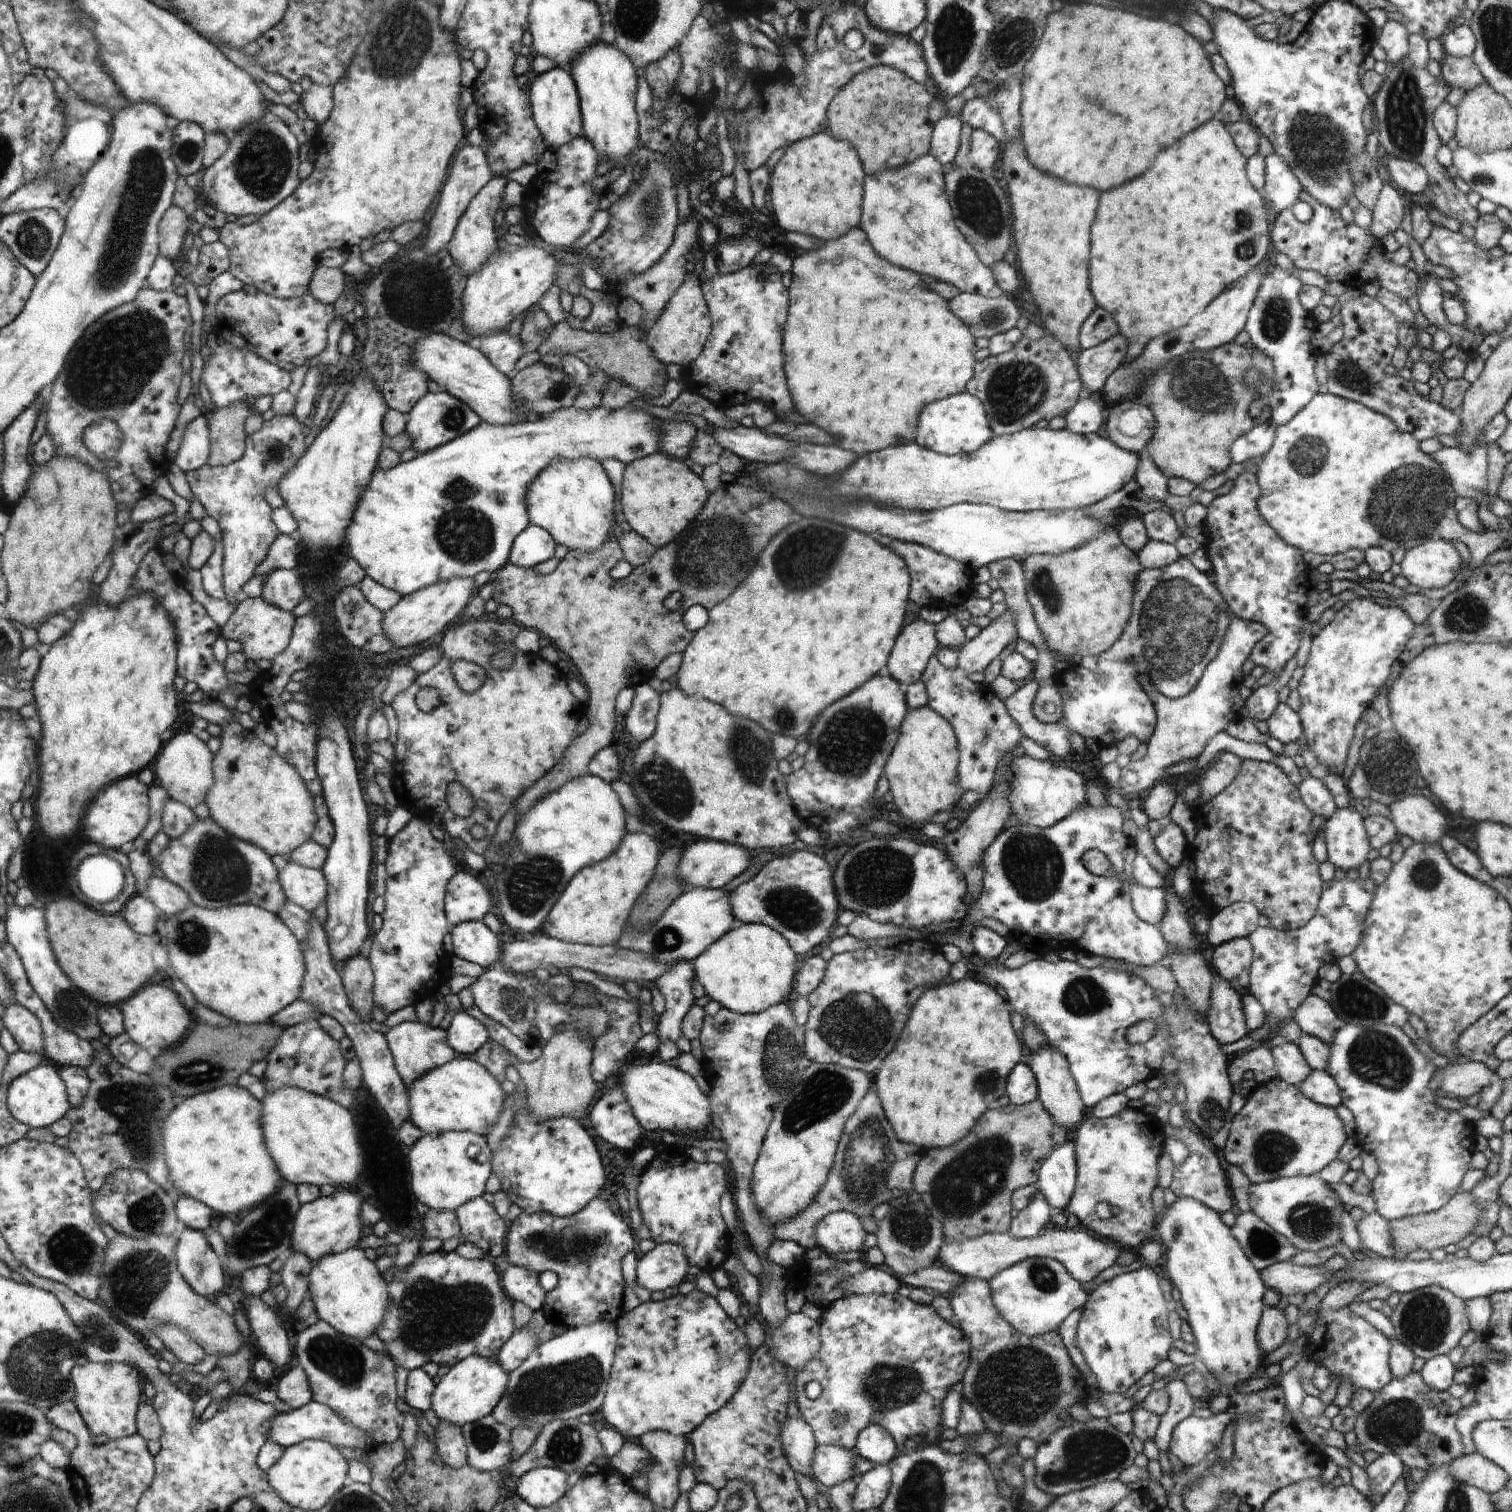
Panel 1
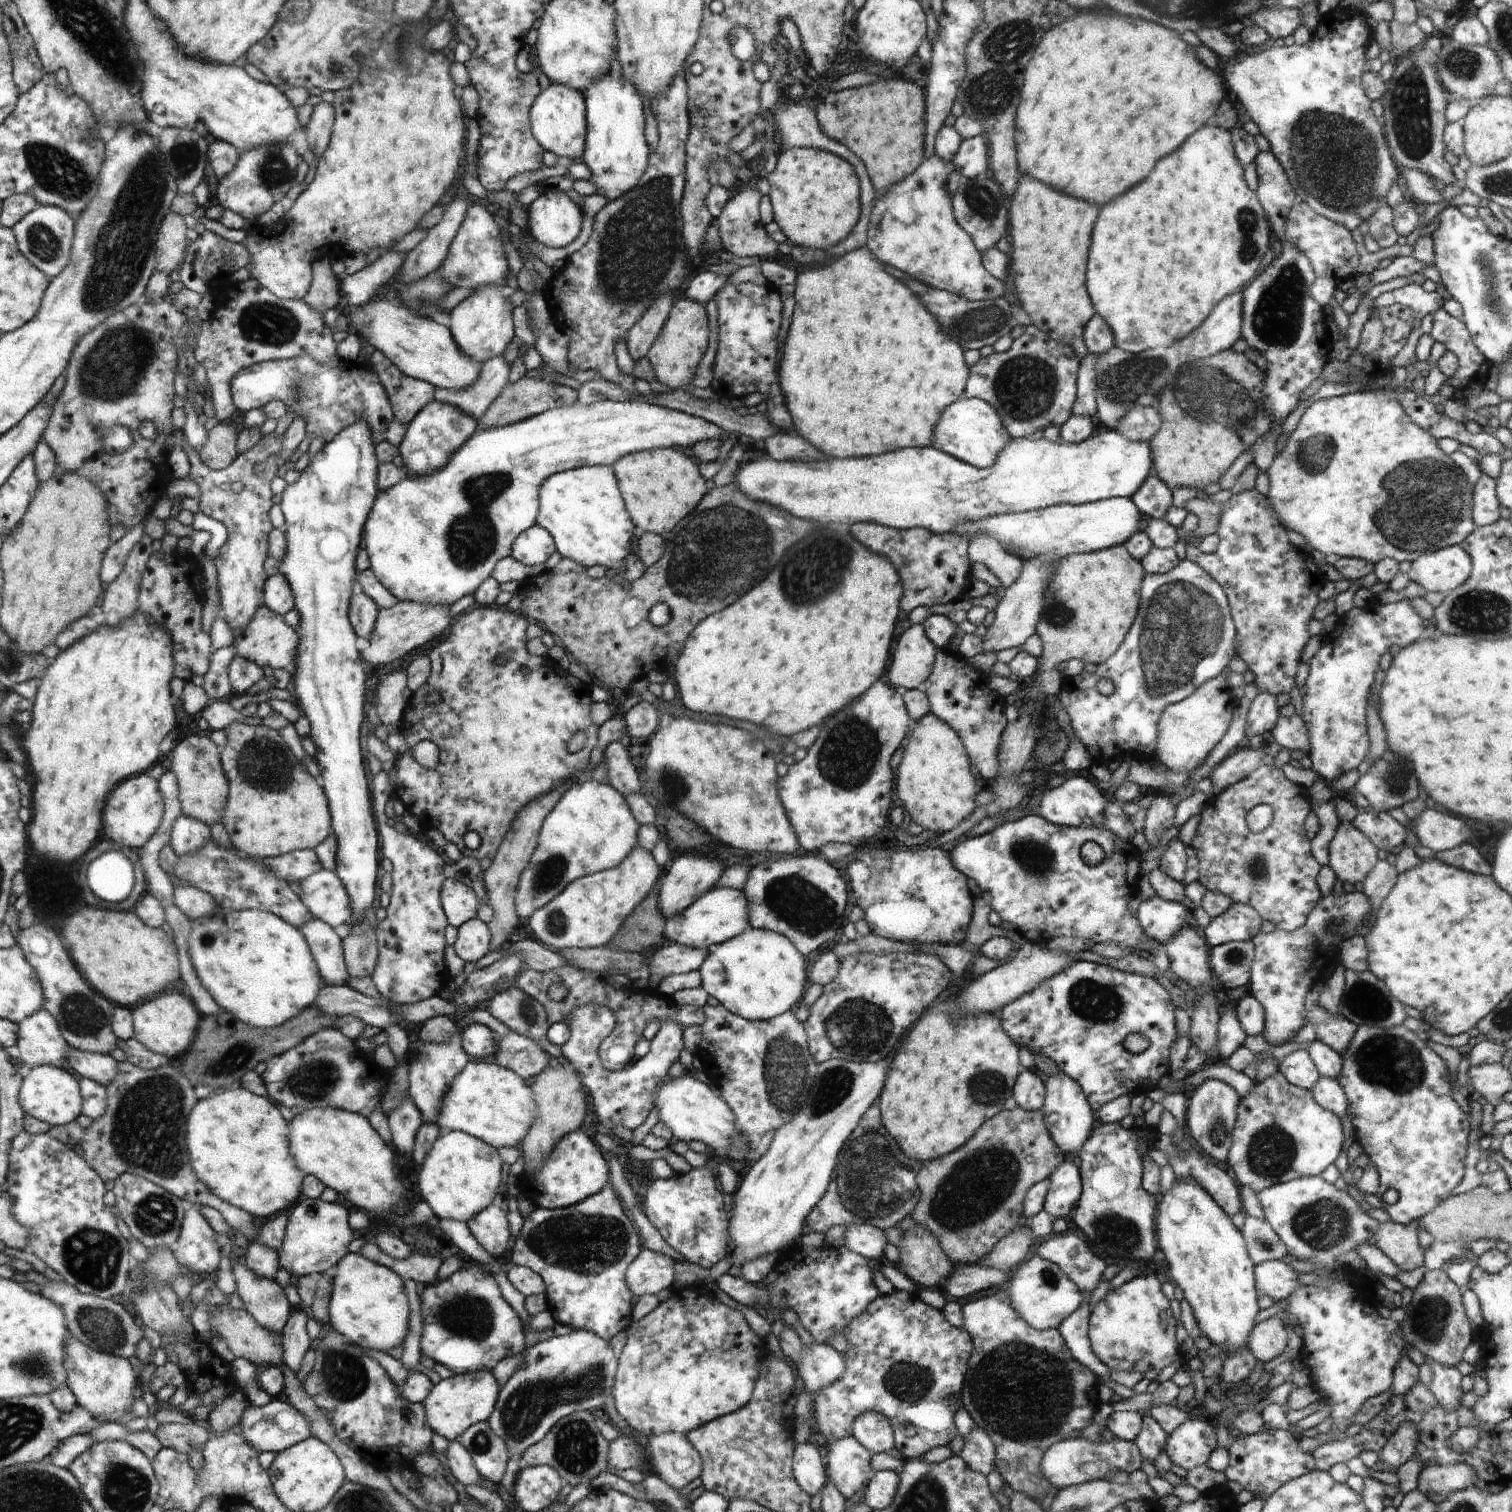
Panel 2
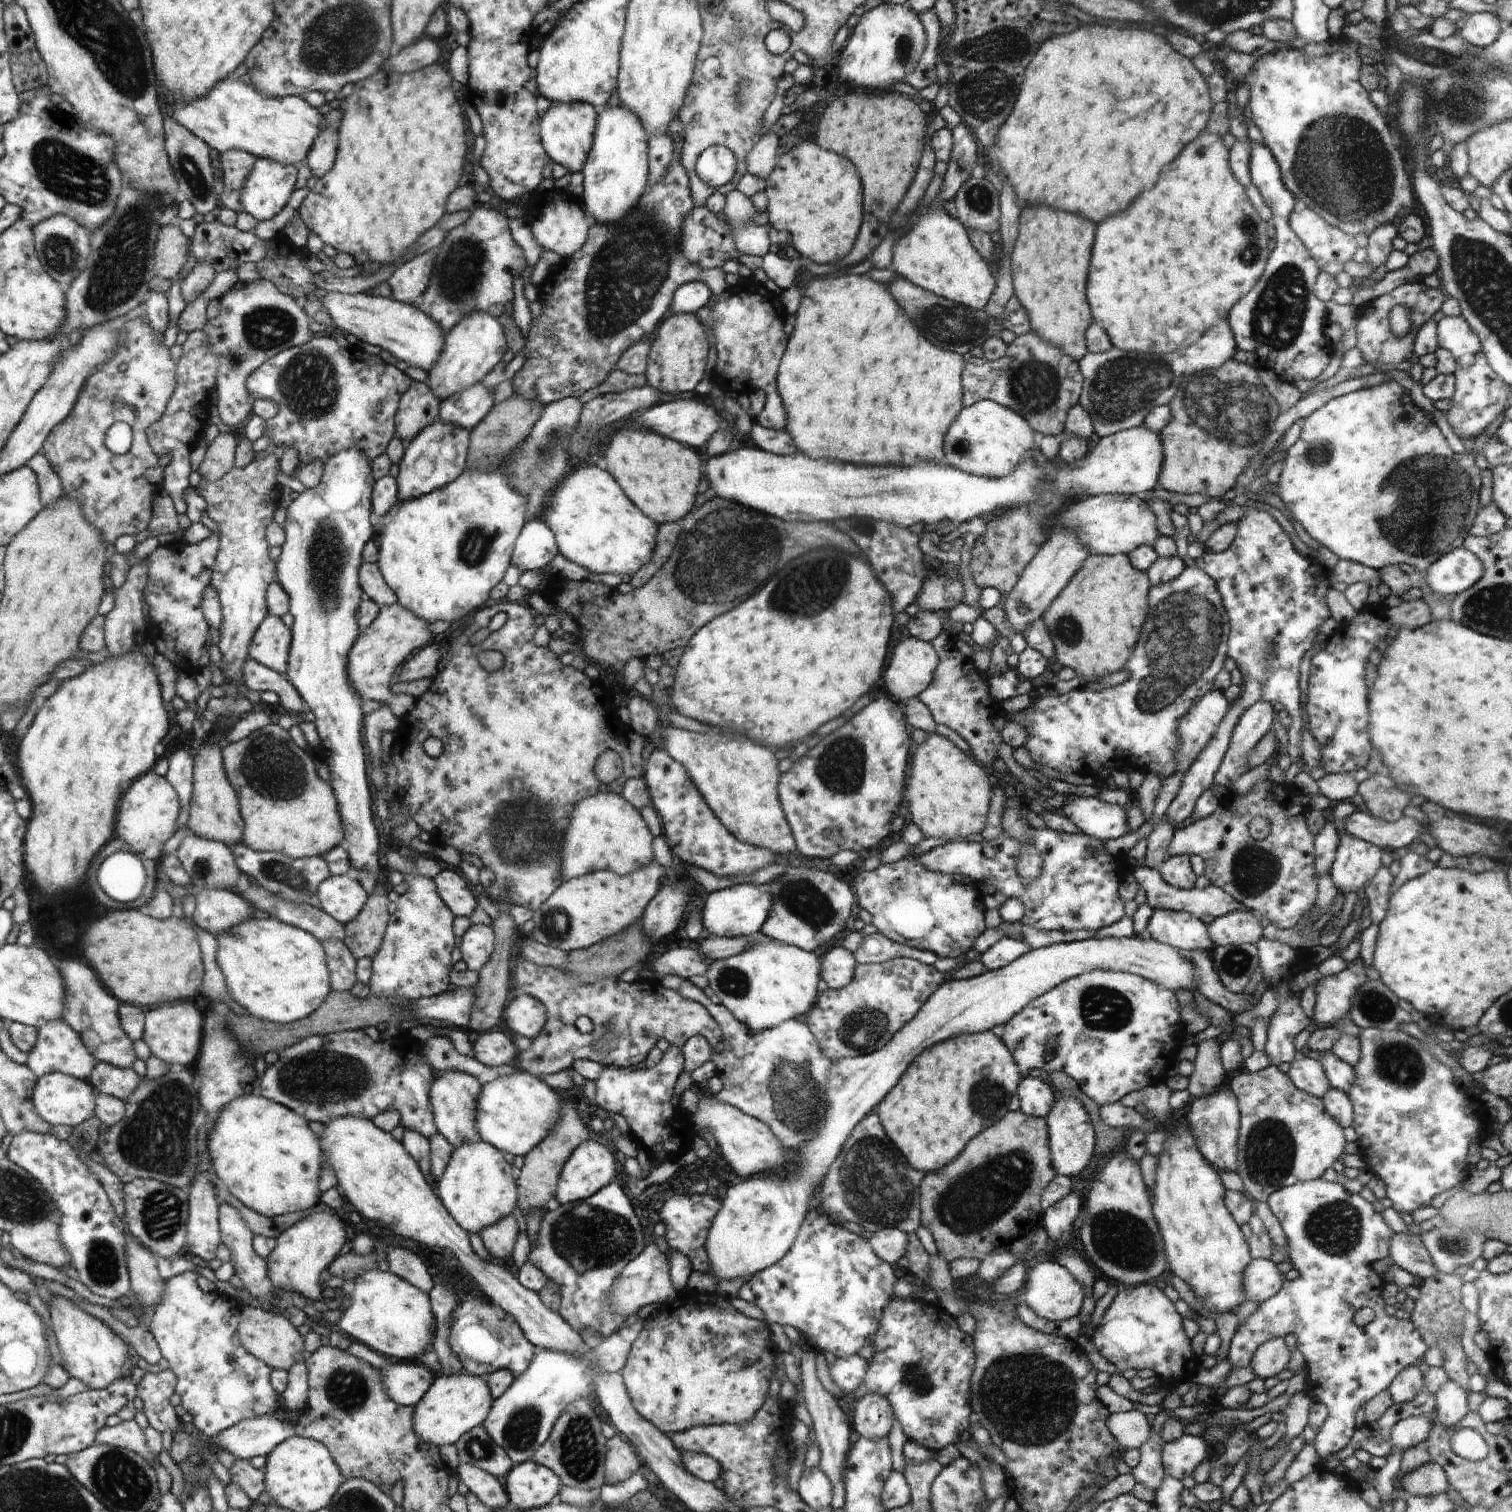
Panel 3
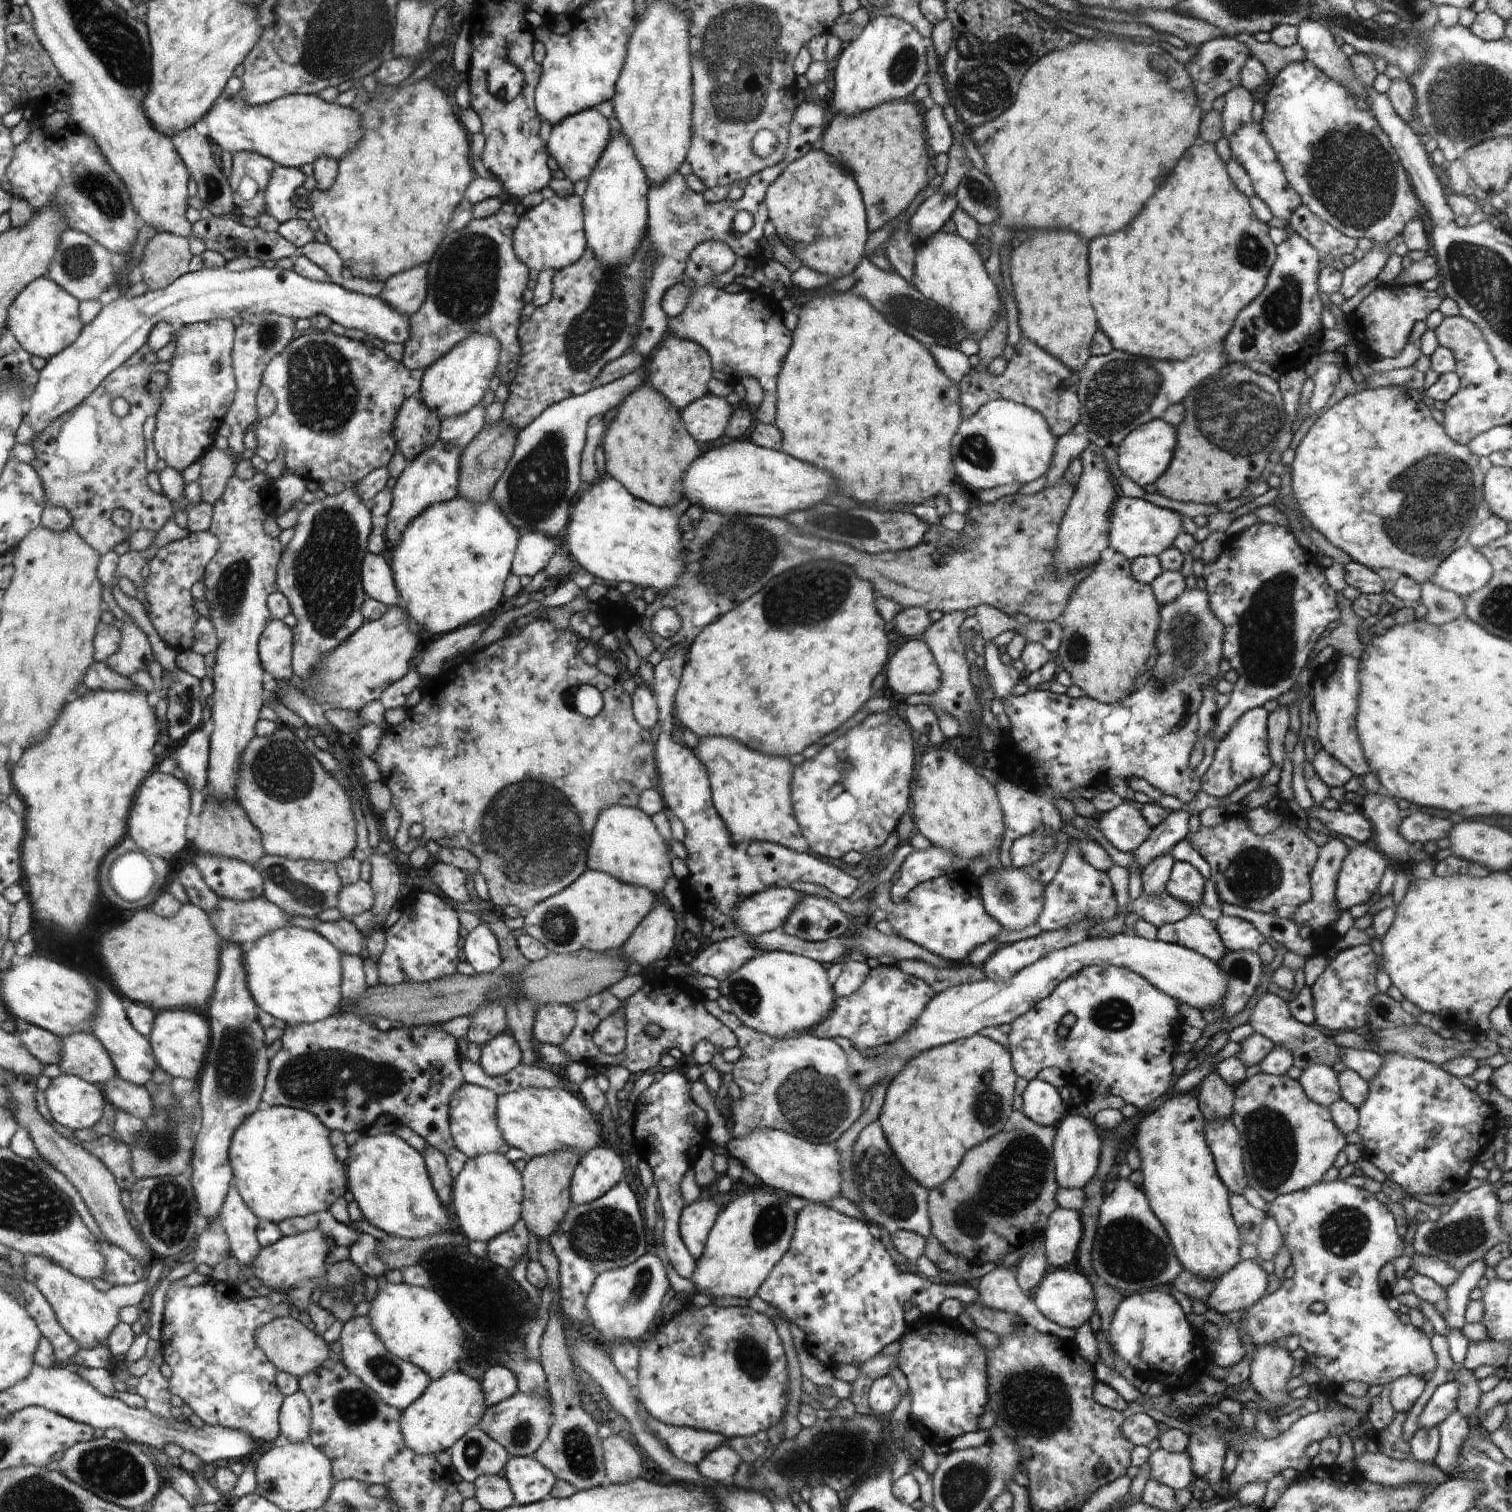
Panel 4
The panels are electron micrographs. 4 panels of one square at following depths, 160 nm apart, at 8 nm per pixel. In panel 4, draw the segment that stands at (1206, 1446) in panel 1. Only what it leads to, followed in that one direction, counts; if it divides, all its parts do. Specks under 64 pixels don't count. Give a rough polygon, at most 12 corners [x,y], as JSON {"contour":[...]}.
{"contour":[[1188,1450],[1150,1454],[1150,1477],[1174,1491],[1192,1487]]}

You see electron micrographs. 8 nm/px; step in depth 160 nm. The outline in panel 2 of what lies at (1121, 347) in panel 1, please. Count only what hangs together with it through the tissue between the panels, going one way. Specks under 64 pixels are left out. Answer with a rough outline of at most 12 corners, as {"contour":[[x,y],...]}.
{"contour":[[1088,352],[1077,373],[1077,416],[1094,418],[1098,358]]}

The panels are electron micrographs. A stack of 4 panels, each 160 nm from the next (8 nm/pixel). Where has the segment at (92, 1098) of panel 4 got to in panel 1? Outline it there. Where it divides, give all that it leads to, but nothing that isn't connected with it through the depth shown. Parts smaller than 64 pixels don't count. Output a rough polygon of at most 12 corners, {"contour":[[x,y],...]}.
{"contour":[[50,1061],[10,1084],[8,1106],[33,1129],[72,1111]]}

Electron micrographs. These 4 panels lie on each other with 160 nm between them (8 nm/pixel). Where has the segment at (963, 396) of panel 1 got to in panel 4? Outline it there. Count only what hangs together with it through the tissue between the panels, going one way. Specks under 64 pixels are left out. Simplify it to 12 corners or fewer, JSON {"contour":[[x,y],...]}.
{"contour":[[990,400],[956,432],[970,494],[1047,476],[1036,410]]}

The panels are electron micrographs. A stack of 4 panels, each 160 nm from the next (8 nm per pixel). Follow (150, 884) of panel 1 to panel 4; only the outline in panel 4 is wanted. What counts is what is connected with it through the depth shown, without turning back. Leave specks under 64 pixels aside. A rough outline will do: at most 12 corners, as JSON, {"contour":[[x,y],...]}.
{"contour":[[263,897],[219,901],[210,914],[224,941],[242,946],[291,916]]}

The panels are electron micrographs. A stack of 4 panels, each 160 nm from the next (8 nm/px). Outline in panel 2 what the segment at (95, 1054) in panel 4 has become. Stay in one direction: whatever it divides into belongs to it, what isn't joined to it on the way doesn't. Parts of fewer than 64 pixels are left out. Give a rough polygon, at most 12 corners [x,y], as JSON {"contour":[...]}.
{"contour":[[40,1010],[18,1026],[26,1072],[72,1071],[59,1021]]}

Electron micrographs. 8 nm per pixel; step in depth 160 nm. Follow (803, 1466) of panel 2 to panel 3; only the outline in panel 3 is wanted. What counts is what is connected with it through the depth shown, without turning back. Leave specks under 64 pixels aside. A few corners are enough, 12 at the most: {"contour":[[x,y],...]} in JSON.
{"contour":[[819,1467],[802,1470],[797,1492],[815,1511],[831,1506]]}

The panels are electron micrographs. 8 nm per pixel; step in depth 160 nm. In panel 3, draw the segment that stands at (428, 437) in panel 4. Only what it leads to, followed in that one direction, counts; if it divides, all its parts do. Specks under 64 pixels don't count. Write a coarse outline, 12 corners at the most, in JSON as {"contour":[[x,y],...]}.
{"contour":[[413,381],[399,401],[395,434],[409,443],[438,420],[438,398]]}

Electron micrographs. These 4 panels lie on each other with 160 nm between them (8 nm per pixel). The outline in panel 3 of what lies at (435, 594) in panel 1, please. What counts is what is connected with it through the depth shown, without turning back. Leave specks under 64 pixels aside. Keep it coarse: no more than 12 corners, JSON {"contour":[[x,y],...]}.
{"contour":[[398,602],[360,632],[351,681],[399,720],[416,707],[390,682],[432,638]]}

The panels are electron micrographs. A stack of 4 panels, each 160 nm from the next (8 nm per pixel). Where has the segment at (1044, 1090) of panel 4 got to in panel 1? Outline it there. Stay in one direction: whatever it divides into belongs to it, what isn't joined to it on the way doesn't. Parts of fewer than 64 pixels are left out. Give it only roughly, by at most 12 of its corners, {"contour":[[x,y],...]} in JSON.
{"contour":[[1026,1061],[1008,1072],[1005,1096],[1021,1106],[1038,1099]]}

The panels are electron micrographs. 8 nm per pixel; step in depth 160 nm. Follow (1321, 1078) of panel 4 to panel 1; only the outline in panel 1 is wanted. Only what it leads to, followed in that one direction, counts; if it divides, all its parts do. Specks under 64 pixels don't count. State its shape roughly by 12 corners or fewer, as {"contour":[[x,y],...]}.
{"contour":[[1296,1044],[1269,1045],[1277,1079],[1299,1085],[1310,1066]]}

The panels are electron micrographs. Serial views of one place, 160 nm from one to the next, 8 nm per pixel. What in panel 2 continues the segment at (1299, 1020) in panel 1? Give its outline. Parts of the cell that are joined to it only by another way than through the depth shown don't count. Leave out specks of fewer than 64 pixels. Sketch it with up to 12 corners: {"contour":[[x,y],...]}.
{"contour":[[1314,1006],[1316,1040],[1344,1054],[1358,1026]]}

